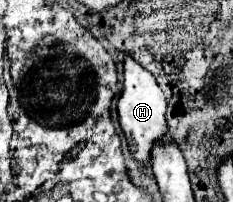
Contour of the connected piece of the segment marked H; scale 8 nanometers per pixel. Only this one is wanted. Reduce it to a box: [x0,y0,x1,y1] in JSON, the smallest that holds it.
[118,57,166,165]

